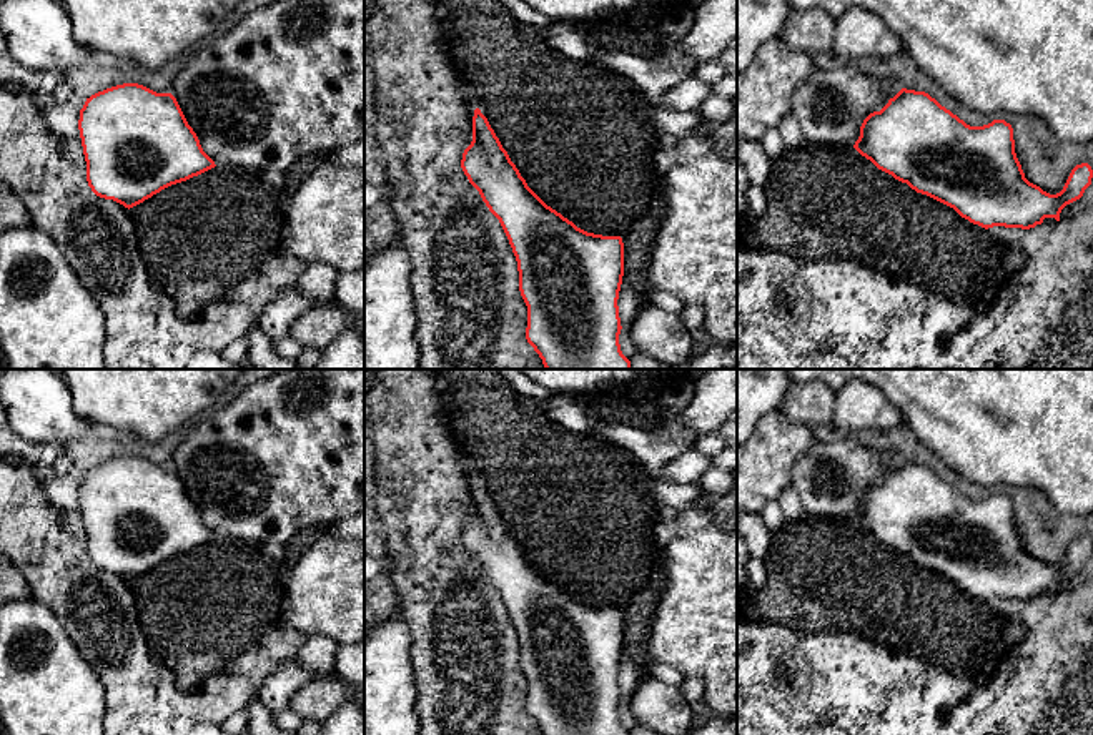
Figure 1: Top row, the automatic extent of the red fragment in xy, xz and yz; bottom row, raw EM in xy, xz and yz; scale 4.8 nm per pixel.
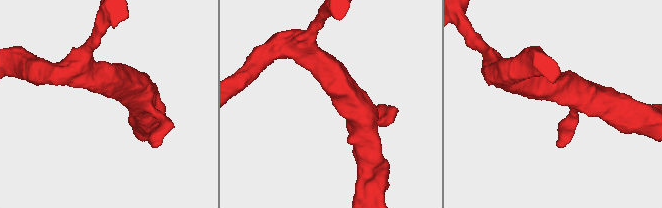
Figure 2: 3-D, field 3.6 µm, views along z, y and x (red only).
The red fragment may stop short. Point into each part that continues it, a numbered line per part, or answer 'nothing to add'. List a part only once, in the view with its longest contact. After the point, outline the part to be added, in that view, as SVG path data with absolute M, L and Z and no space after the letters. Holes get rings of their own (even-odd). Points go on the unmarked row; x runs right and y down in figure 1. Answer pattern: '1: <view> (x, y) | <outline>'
nothing to add

